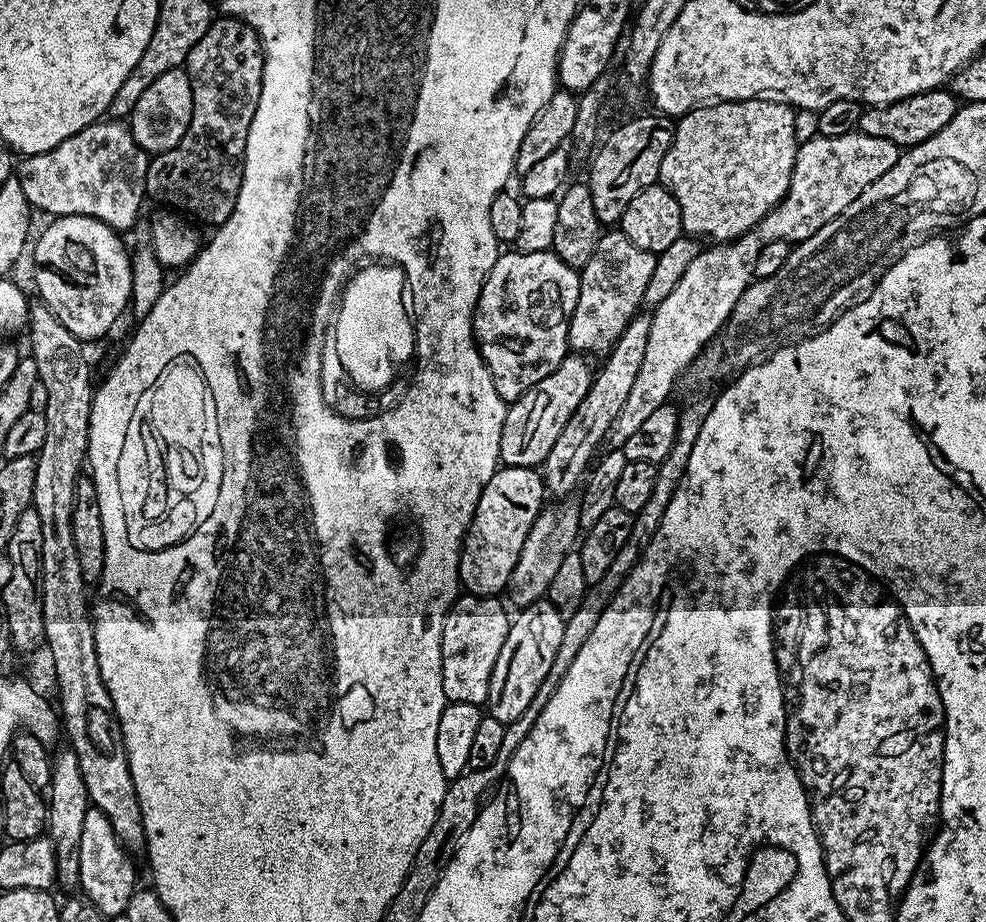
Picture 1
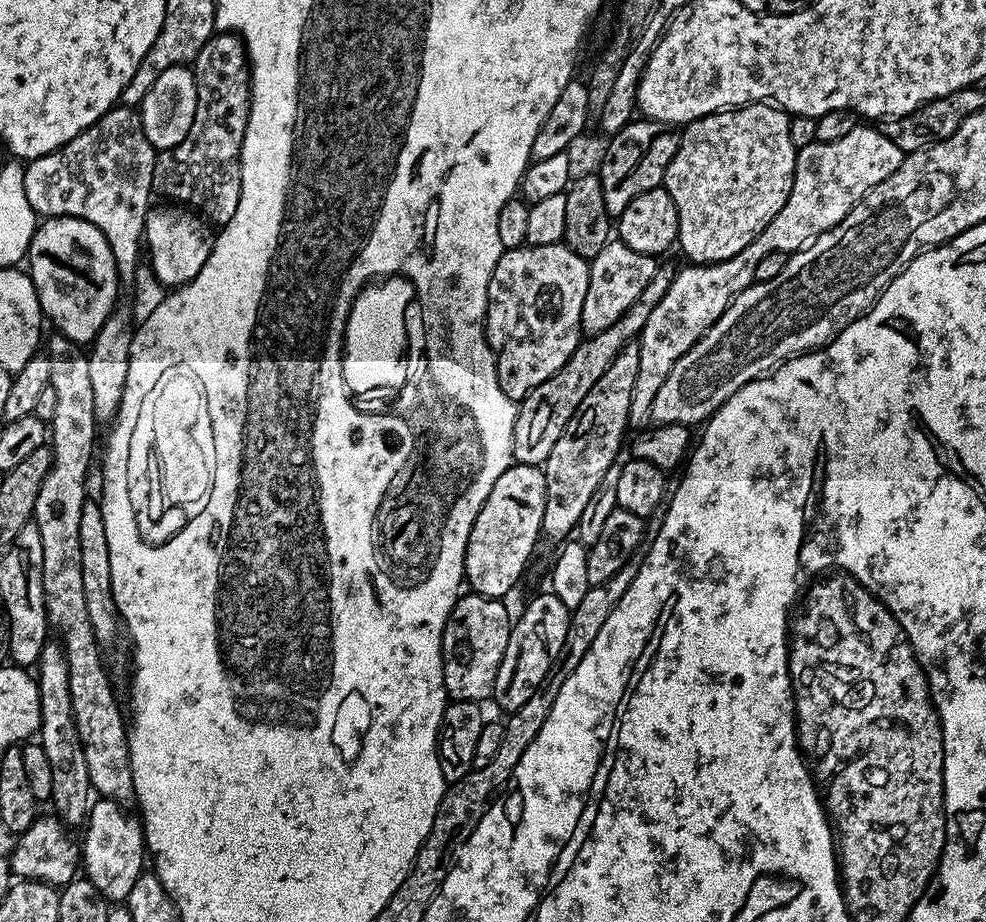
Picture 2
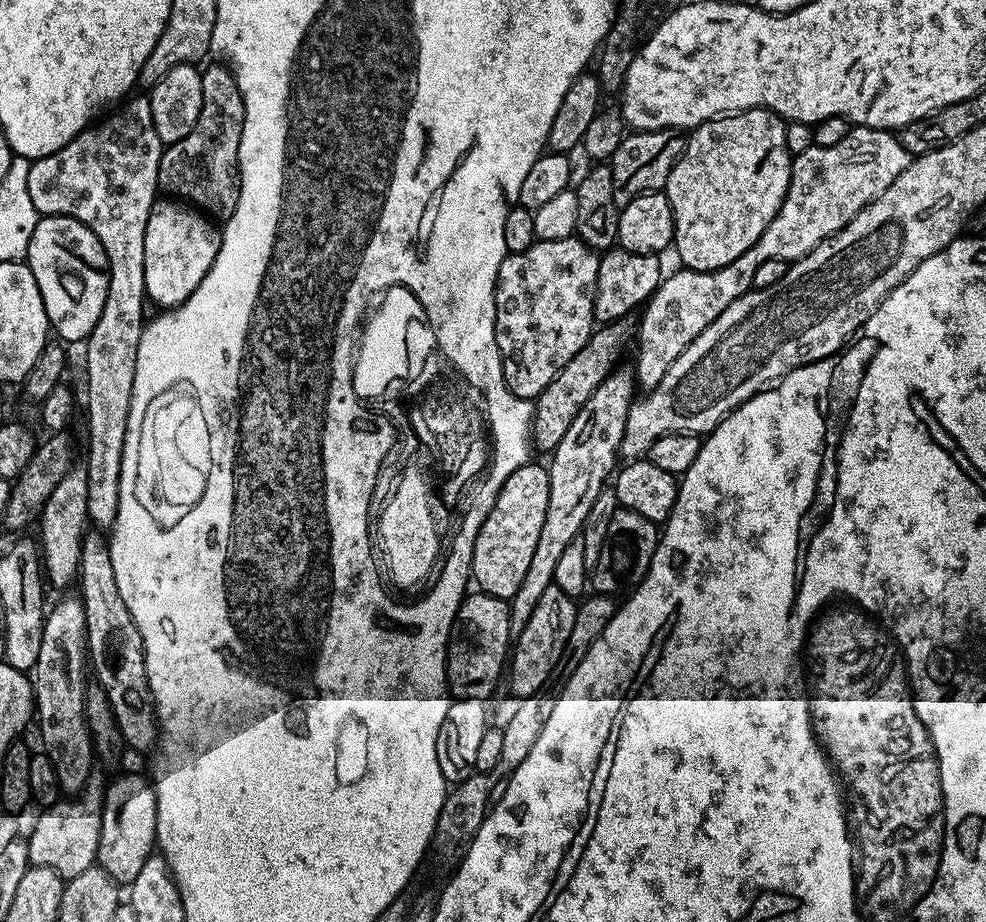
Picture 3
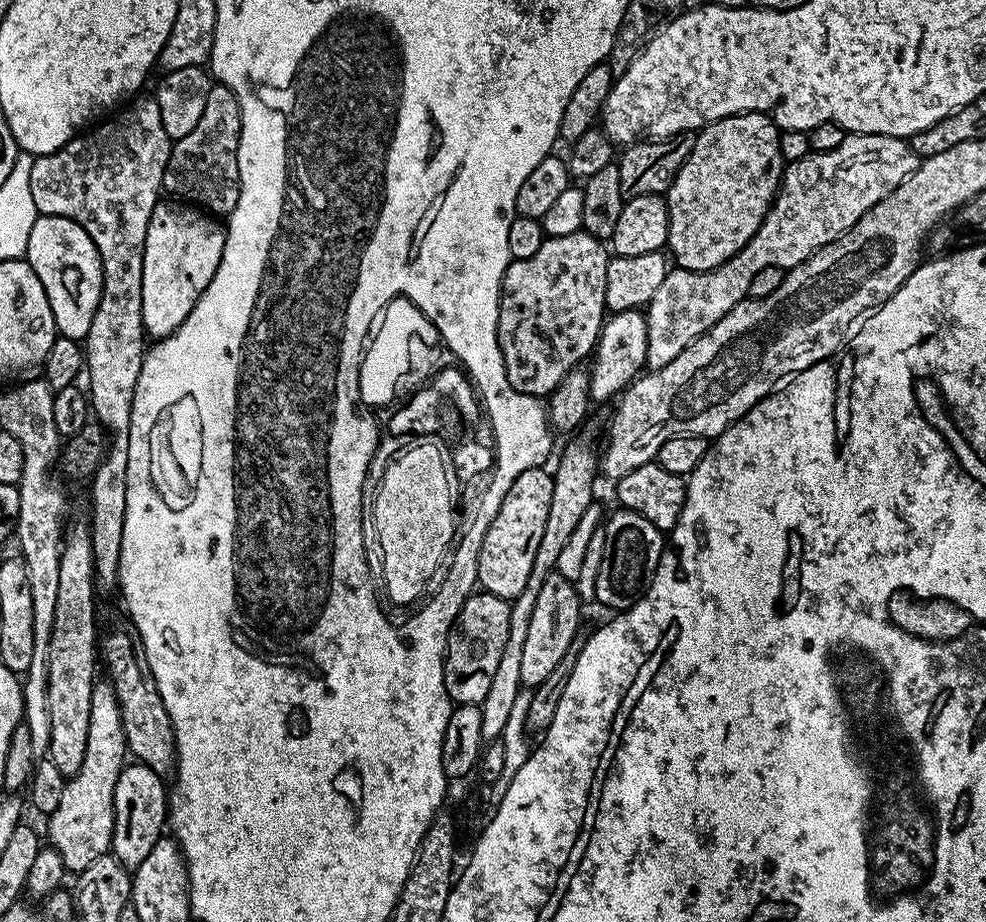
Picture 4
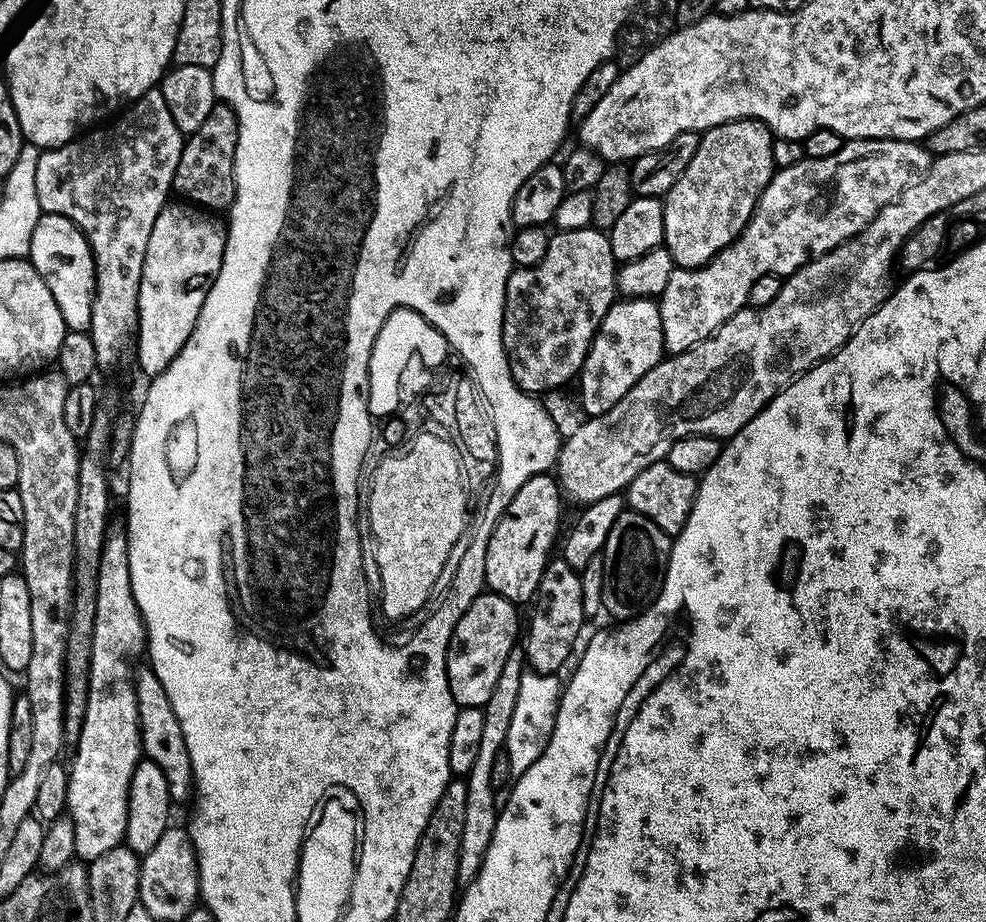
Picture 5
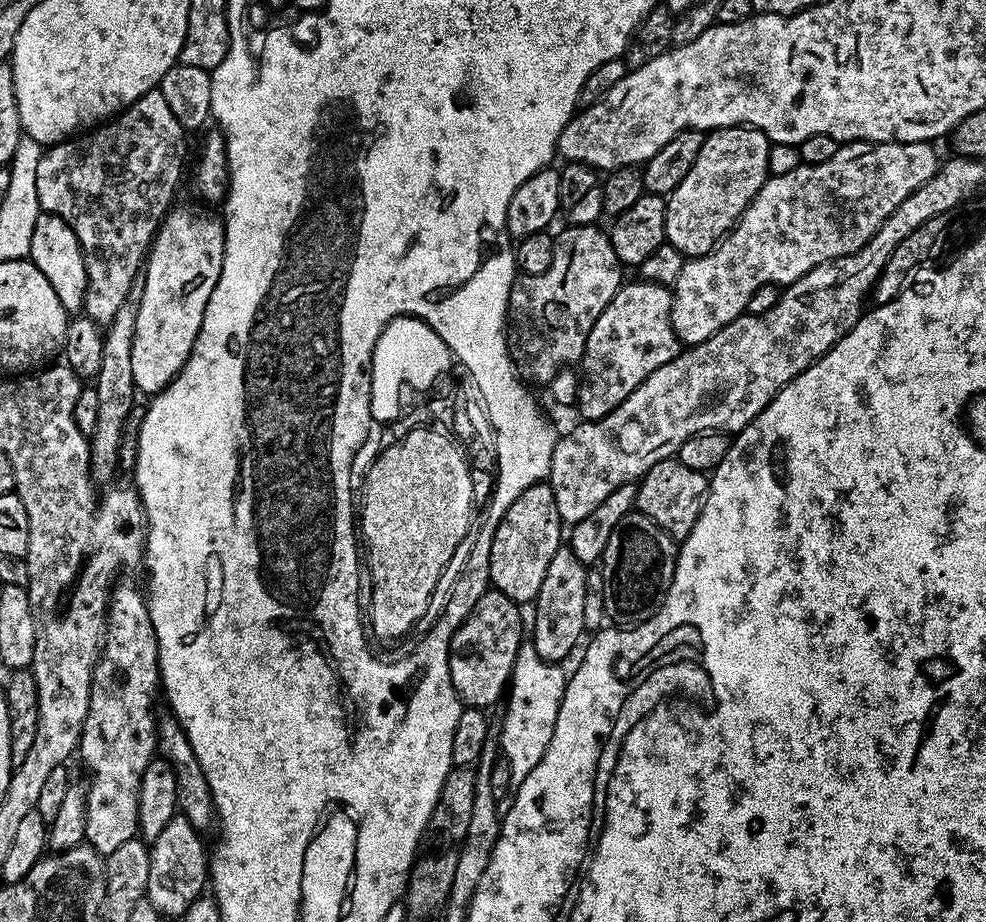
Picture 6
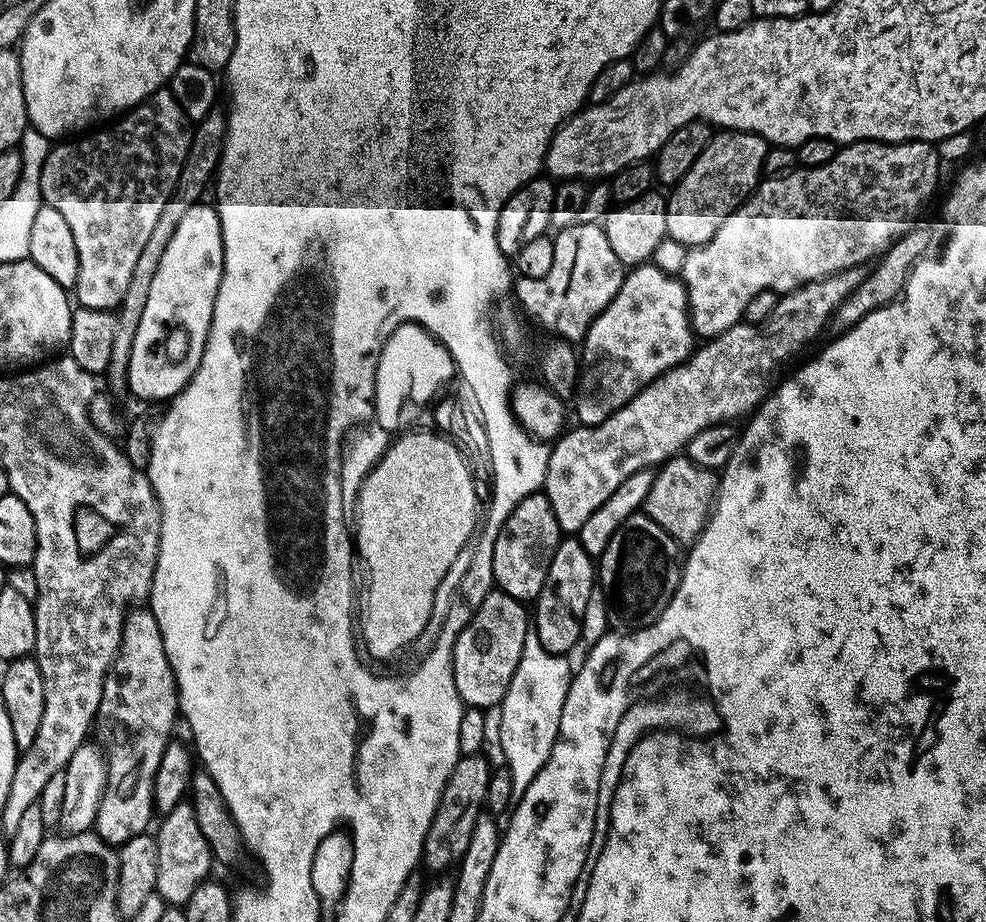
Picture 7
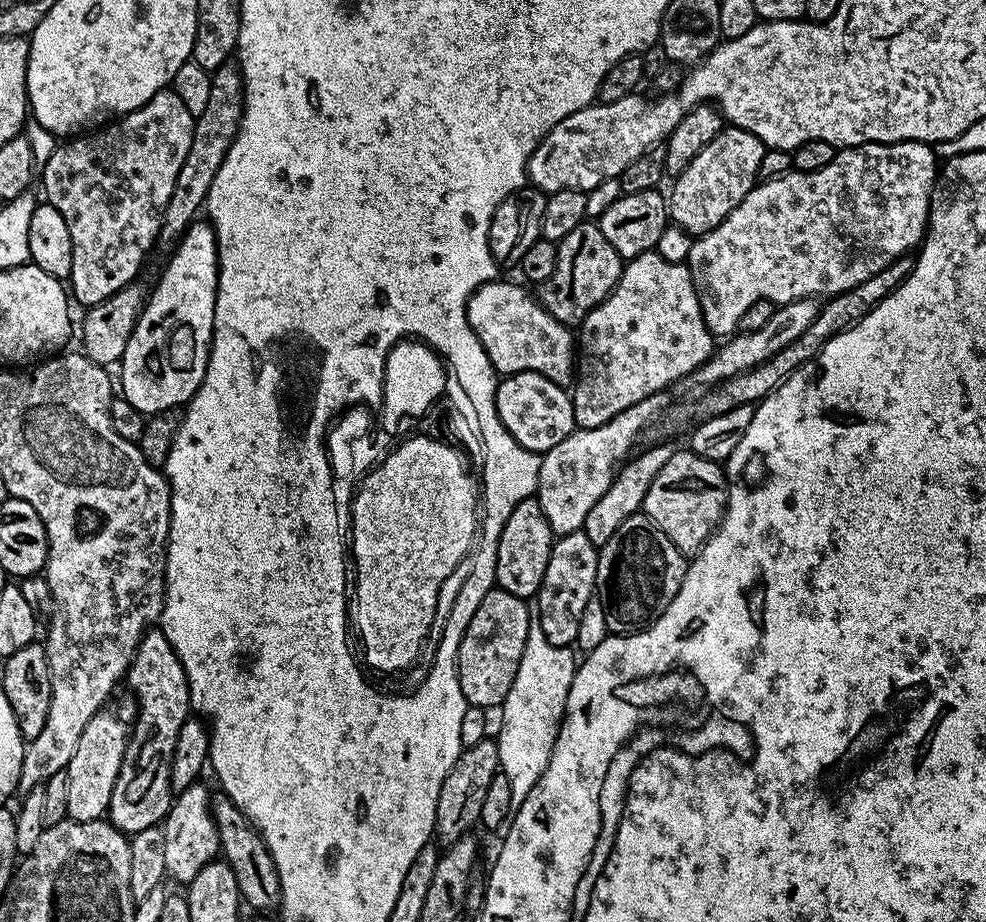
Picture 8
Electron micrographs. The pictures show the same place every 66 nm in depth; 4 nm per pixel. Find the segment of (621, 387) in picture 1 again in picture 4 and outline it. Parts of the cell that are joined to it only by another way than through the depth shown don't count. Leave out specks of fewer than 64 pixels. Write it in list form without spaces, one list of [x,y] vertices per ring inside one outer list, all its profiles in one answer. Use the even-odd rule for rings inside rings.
[[[572,440],[564,448],[560,461],[554,467],[554,494],[550,494],[550,510],[546,516],[546,526],[542,530],[542,542],[538,542],[538,554],[534,554],[534,570],[530,570],[530,582],[526,582],[526,590],[511,601],[510,634],[506,637],[506,646],[502,650],[502,658],[498,662],[490,691],[480,703],[482,710],[482,738],[485,742],[499,740],[506,730],[506,722],[510,722],[510,714],[514,711],[514,702],[522,695],[522,649],[526,643],[526,634],[530,630],[530,614],[534,614],[534,602],[538,602],[538,590],[542,590],[542,582],[550,573],[556,571],[558,554],[564,547],[574,526],[586,514],[588,507],[594,503],[592,483],[598,477],[598,448],[588,440]]]

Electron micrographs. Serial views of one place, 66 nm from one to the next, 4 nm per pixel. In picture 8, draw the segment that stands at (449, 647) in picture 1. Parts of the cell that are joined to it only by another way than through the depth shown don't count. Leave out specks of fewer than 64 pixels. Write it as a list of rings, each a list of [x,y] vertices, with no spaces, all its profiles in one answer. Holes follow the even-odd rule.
[[[499,586],[491,588],[482,598],[478,610],[470,616],[470,626],[466,626],[466,634],[462,634],[462,642],[458,646],[458,674],[462,694],[469,705],[474,708],[492,710],[492,707],[503,705],[506,694],[514,682],[514,674],[518,674],[518,666],[522,662],[522,650],[526,650],[528,628],[527,599],[515,596]]]

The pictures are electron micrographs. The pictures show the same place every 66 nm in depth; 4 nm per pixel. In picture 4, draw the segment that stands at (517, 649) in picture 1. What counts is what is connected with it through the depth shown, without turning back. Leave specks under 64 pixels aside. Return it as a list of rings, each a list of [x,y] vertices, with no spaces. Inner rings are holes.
[[[556,571],[550,573],[546,582],[542,582],[542,590],[538,590],[538,602],[534,602],[534,614],[530,614],[530,630],[522,649],[522,685],[525,689],[534,690],[539,684],[546,682],[546,678],[550,678],[554,670],[558,670],[558,662],[566,658],[566,650],[577,643],[580,609],[582,603],[575,583],[562,578]]]

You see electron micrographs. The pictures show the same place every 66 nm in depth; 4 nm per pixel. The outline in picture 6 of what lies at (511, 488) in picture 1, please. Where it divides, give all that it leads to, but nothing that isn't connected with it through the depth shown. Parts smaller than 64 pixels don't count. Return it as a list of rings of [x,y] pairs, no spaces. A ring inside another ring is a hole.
[[[546,482],[530,486],[506,510],[494,530],[494,542],[490,546],[490,584],[495,591],[524,606],[535,601],[542,590],[542,578],[550,567],[550,558],[562,547],[562,521],[558,506],[554,506],[552,487]]]

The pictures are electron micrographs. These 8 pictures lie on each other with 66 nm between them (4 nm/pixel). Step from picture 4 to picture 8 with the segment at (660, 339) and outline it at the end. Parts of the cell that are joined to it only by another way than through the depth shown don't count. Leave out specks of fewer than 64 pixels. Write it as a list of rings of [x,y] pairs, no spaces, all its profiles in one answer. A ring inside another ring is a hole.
[[[899,140],[897,144],[858,144],[855,148],[837,151],[830,166],[822,166],[822,170],[813,172],[793,170],[785,176],[768,178],[757,183],[756,187],[750,190],[750,194],[746,194],[746,198],[742,198],[740,205],[721,224],[714,230],[695,237],[690,246],[690,254],[686,263],[696,287],[698,302],[702,306],[702,318],[708,329],[712,331],[713,337],[731,337],[739,329],[742,314],[746,314],[746,310],[748,307],[754,306],[754,302],[768,300],[773,306],[779,306],[795,300],[831,298],[866,282],[879,271],[890,267],[900,257],[907,257],[924,239],[928,227],[928,207],[932,201],[932,188],[936,185],[937,175],[938,157],[933,145],[925,144],[922,140]]]

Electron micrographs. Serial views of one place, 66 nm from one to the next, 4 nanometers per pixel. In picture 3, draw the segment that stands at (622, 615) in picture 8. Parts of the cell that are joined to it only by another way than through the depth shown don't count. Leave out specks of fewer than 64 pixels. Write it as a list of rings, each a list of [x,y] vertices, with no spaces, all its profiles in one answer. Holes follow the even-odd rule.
[[[618,507],[610,518],[597,565],[590,571],[591,591],[596,594],[627,593],[641,584],[654,558],[657,539],[658,528],[651,520],[642,518],[642,514],[634,514],[634,510],[629,508]]]

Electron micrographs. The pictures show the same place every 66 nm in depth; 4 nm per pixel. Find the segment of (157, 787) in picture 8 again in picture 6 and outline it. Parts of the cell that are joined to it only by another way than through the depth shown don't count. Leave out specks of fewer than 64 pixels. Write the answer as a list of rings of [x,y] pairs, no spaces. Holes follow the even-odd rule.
[[[117,583],[112,589],[112,598],[108,601],[108,614],[106,617],[106,627],[104,630],[104,647],[100,650],[100,661],[96,663],[96,669],[92,675],[92,693],[90,694],[90,706],[86,710],[86,722],[82,726],[82,734],[80,735],[80,746],[78,756],[84,759],[84,764],[88,767],[89,780],[86,780],[88,797],[86,798],[86,834],[84,835],[86,843],[94,850],[98,850],[101,856],[107,856],[114,850],[118,850],[118,846],[122,846],[122,842],[130,842],[137,835],[140,823],[138,822],[138,794],[142,786],[142,776],[146,774],[146,766],[150,766],[150,762],[157,755],[156,747],[156,726],[158,723],[158,712],[152,707],[155,706],[156,700],[152,695],[158,692],[161,687],[160,683],[160,655],[158,654],[158,638],[154,634],[154,622],[150,622],[150,610],[148,602],[143,591],[140,592],[132,584]]]

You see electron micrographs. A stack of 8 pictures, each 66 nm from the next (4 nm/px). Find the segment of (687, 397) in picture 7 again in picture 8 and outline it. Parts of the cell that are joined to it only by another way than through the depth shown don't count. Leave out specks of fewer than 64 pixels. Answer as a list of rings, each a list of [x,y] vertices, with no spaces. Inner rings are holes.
[[[815,299],[795,300],[789,304],[781,304],[775,309],[770,318],[770,322],[766,322],[766,326],[762,326],[753,332],[740,332],[731,338],[725,339],[724,344],[713,351],[710,359],[706,363],[701,364],[694,373],[694,380],[704,384],[702,386],[715,386],[726,379],[734,378],[735,375],[749,371],[751,368],[758,367],[762,363],[778,354],[784,347],[794,342],[800,334],[804,334],[806,328],[814,322],[816,316],[821,310],[821,305]],[[657,394],[637,399],[637,404],[622,409],[605,424],[600,422],[595,426],[577,427],[575,432],[562,438],[558,446],[540,456],[538,486],[534,496],[540,501],[546,522],[550,522],[553,537],[559,538],[583,529],[586,514],[590,514],[594,502],[610,490],[618,469],[633,455],[631,452],[636,439],[638,442],[643,437],[644,428],[660,416],[666,404],[664,398]]]

